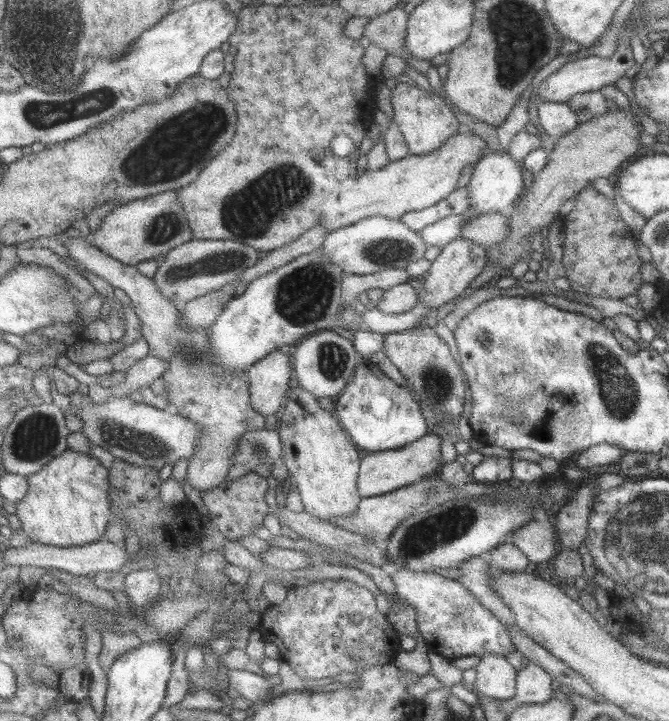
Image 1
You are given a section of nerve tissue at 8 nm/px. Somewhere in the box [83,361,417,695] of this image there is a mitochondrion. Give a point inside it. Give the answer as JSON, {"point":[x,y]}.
{"point":[117,434]}

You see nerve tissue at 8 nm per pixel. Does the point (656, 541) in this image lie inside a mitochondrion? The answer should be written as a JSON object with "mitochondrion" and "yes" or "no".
{"mitochondrion":"yes"}

